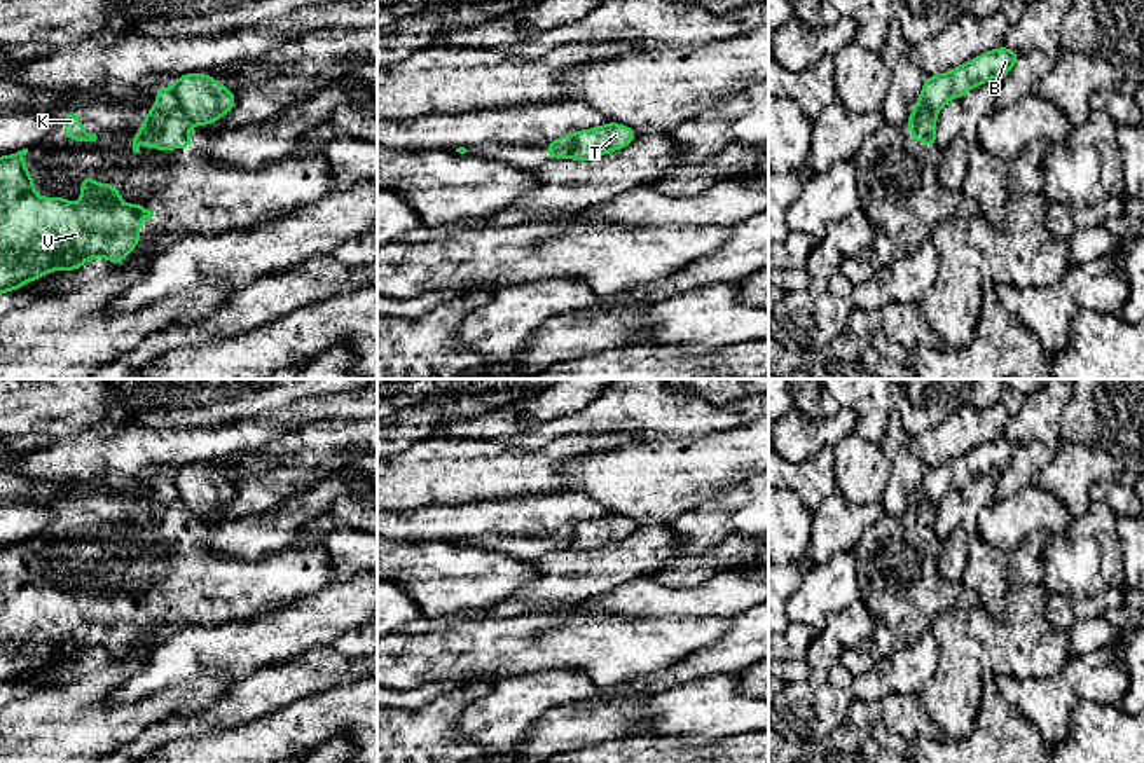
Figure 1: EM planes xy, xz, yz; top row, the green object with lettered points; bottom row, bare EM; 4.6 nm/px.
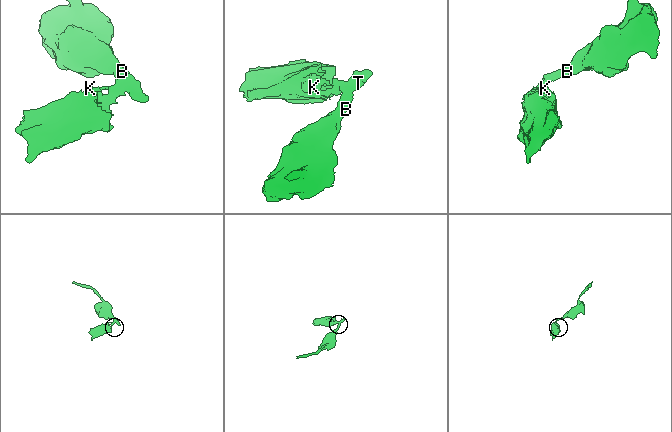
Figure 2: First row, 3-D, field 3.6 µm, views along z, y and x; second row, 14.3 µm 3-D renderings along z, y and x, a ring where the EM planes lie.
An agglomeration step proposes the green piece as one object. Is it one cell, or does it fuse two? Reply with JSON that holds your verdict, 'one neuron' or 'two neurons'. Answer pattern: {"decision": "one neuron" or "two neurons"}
{"decision": "two neurons"}

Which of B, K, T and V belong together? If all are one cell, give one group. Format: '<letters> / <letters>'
B T / K V

